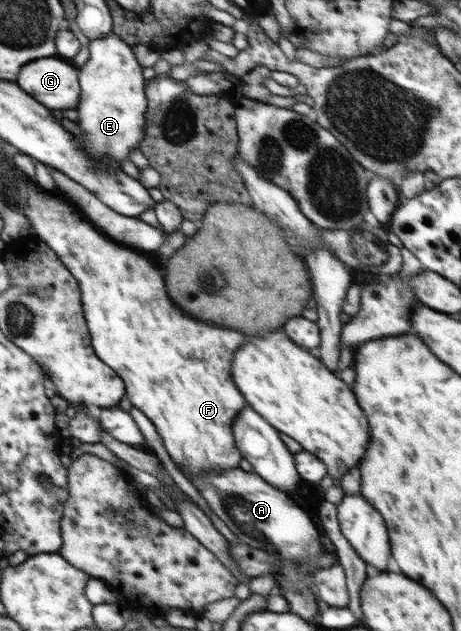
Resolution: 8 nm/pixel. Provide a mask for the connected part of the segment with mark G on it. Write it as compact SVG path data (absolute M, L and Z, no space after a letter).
M54 57L22 67L16 83L48 109L74 109L80 99L78 68Z

